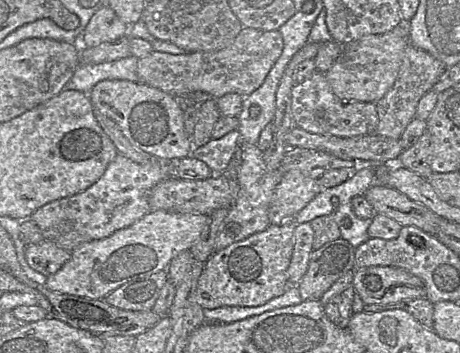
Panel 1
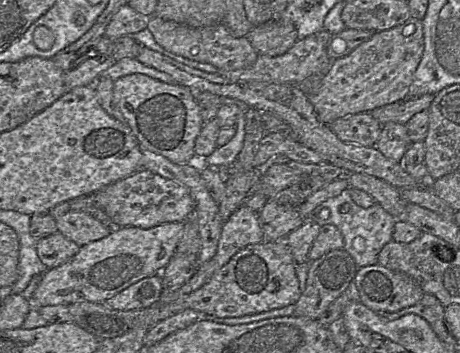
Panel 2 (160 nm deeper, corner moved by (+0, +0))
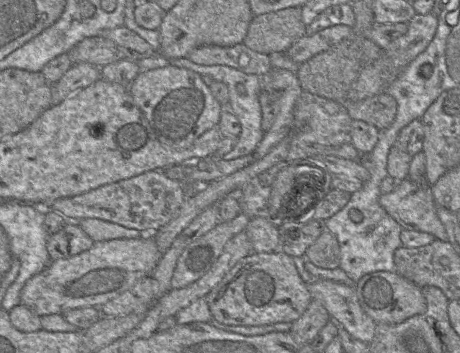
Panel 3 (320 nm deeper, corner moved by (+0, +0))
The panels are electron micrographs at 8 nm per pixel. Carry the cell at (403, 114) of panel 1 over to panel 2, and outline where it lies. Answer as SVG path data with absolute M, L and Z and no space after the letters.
M388 122L381 126L380 137L375 147L387 158L402 162L412 141L404 124Z

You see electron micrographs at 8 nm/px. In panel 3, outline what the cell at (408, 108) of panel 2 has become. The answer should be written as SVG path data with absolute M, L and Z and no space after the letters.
M386 93L360 101L346 101L344 104L352 120L371 124L379 131L393 123L397 112L396 100Z

